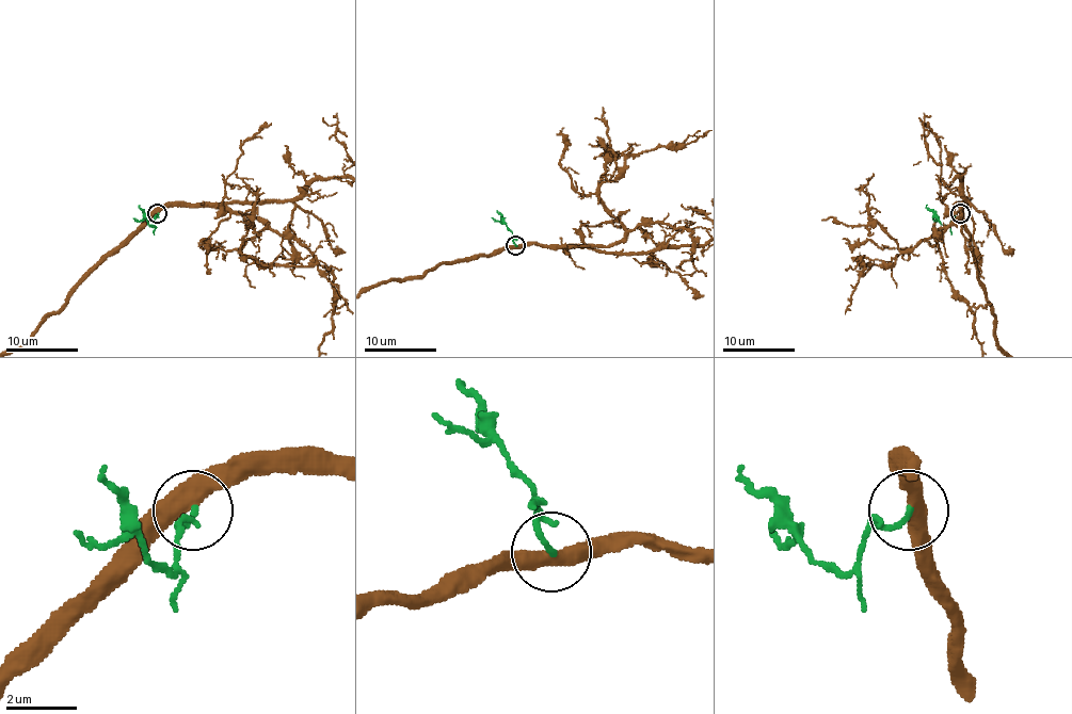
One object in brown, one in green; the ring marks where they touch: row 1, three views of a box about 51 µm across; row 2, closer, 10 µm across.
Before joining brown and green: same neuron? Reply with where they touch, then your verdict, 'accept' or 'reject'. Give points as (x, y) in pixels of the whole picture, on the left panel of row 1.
at (157, 213); reject

